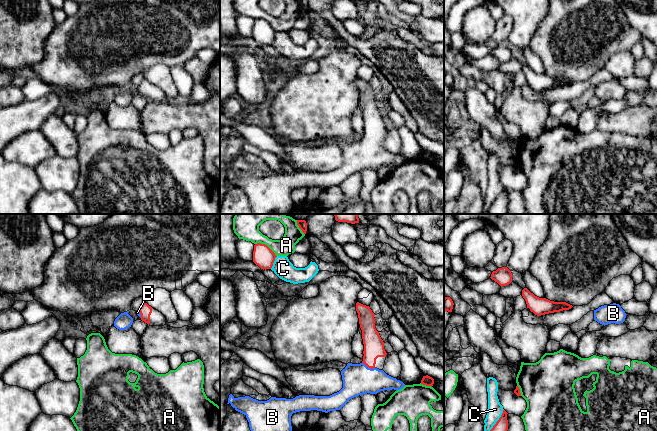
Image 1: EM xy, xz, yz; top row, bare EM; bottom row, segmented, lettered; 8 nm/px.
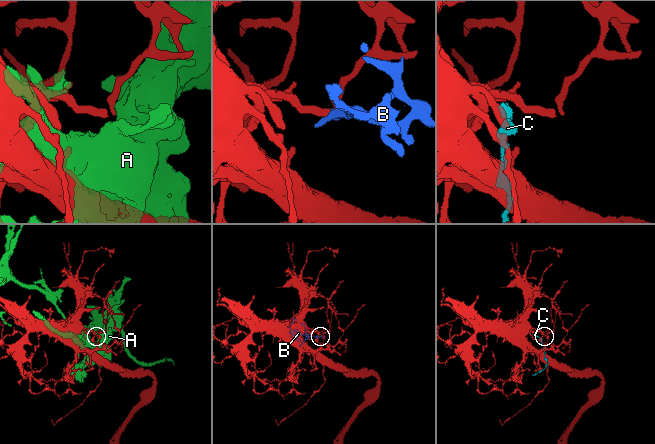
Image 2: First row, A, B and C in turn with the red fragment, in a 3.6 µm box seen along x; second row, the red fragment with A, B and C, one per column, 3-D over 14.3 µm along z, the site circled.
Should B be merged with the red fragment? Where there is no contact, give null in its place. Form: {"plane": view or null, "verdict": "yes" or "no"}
{"plane": "xz", "verdict": "yes"}

